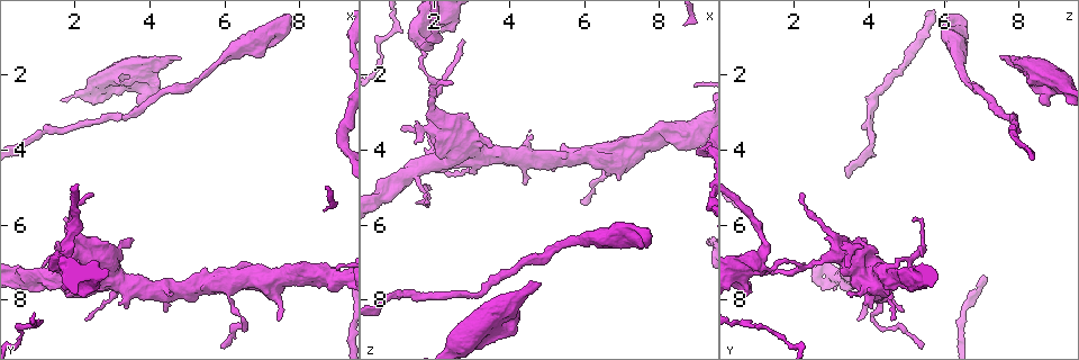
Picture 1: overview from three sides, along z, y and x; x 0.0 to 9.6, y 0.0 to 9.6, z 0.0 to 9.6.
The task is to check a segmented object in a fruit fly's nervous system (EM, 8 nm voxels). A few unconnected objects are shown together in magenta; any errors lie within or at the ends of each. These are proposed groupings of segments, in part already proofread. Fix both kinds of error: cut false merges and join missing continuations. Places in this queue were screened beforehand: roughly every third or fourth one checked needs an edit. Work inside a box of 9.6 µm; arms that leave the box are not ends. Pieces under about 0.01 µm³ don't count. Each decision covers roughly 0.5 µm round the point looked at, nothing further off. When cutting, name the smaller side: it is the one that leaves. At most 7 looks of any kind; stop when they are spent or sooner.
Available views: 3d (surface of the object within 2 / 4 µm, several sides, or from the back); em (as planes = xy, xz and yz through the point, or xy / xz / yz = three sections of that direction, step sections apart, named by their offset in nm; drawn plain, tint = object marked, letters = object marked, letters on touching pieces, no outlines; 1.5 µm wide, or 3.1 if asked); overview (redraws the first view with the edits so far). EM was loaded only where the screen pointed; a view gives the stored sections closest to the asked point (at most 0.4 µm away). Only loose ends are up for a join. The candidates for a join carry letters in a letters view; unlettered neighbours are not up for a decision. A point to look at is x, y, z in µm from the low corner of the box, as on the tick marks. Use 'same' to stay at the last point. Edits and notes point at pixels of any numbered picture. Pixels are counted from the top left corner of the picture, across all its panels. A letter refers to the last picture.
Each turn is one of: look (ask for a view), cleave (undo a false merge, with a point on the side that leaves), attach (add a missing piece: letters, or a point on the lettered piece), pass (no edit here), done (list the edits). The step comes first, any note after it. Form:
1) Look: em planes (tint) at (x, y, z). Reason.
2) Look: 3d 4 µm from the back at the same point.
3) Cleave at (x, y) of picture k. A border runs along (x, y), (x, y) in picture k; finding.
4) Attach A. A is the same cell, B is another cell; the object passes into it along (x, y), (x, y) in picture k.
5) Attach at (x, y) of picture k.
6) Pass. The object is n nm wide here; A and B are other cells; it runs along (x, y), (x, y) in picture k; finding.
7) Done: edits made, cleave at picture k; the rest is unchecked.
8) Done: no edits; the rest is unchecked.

Look: 3d 2 µm at (4.60, 7.80, 3.65). Thick end.

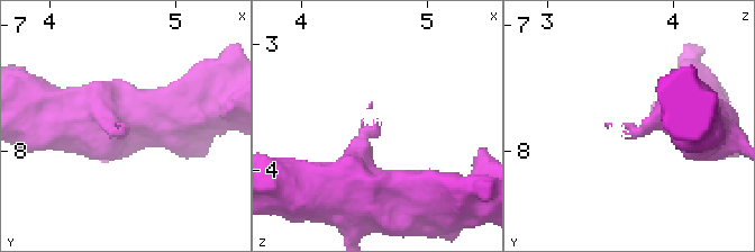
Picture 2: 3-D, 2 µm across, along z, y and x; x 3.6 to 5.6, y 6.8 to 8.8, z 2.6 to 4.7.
Look: em yz step 4 (letters) at (4.58, 7.82, 3.62).

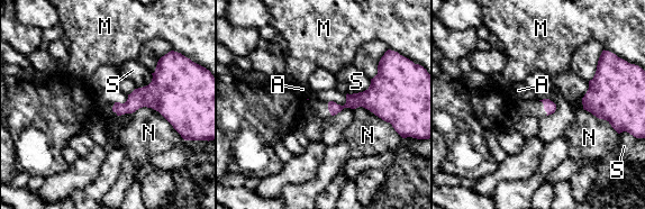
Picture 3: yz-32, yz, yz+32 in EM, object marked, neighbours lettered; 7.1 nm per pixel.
Look: em planes (letters) at the same point.

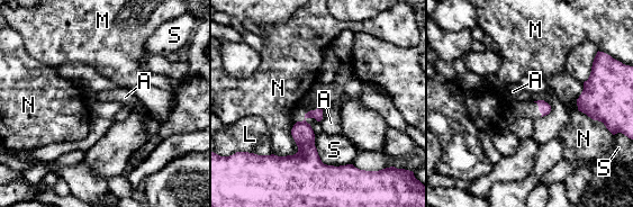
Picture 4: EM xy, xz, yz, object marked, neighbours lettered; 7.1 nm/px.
Pass. A, L, M, N and S are other cells; a border runs along (323, 109), (323, 118), (319, 122) in picture 4; none of them fits.

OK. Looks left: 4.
Look: 3d 2 µm at (2.50, 5.20, 2.15).

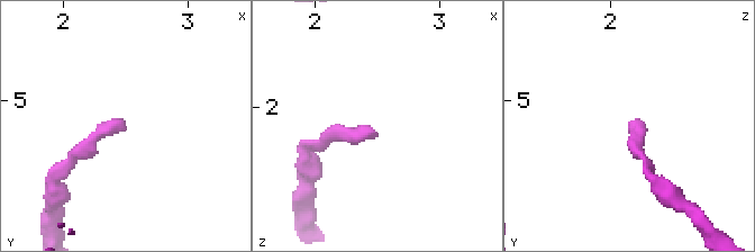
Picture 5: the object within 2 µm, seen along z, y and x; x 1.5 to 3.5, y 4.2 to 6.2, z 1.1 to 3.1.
Look: em xz step 4 (letters) at (2.48, 5.16, 2.20). Now the EM.

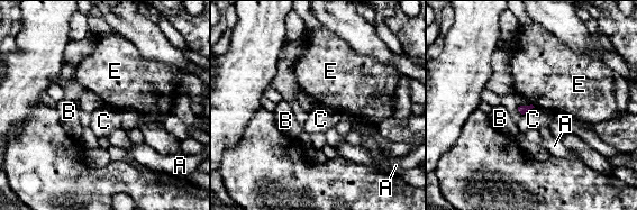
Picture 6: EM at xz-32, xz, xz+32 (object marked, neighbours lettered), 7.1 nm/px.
Look: em planes (letters) at the same point.

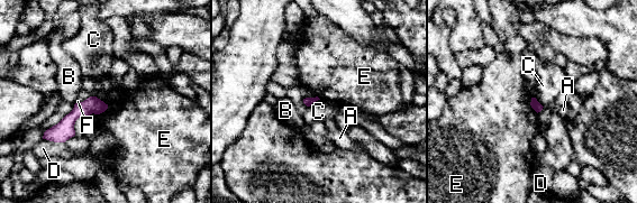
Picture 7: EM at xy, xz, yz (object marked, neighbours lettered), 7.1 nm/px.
Pass. A, B, C, D, E and F are other cells; none of them fits.

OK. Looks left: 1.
Done: no edits; the rest is unchecked.

